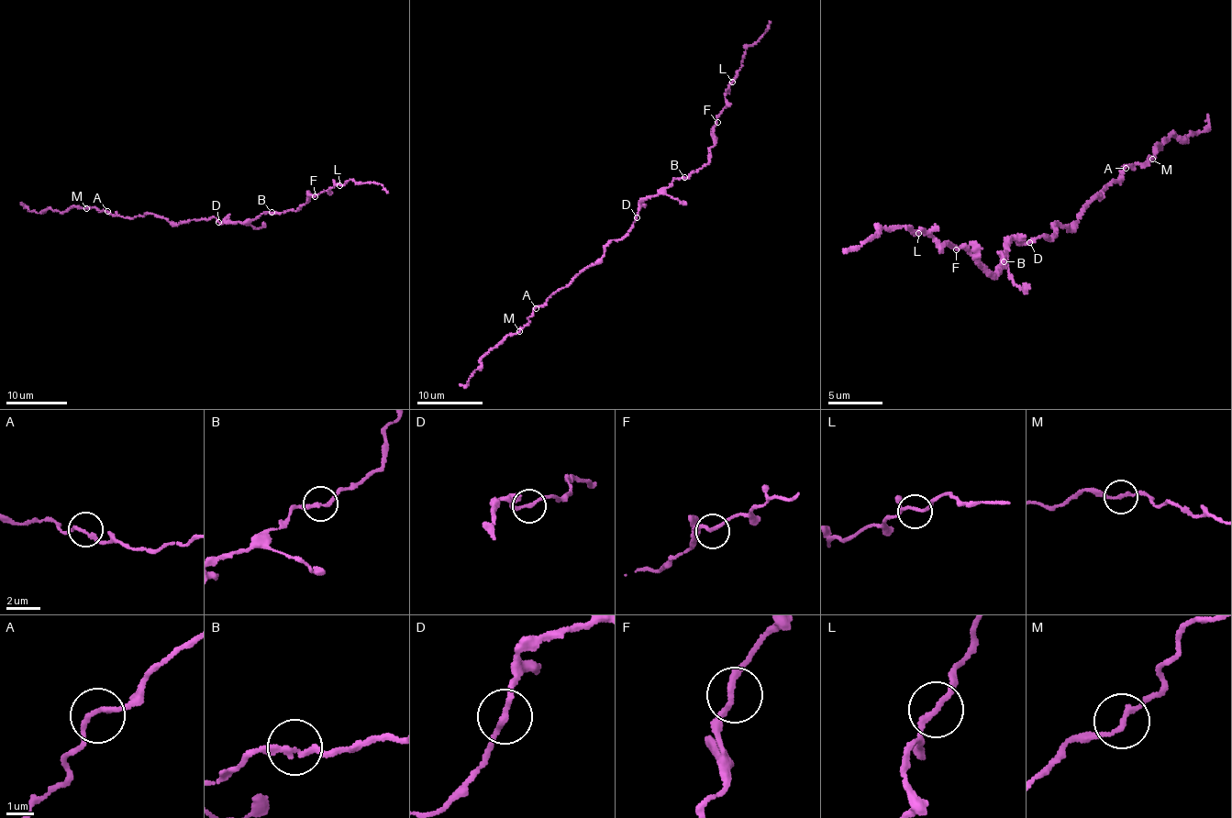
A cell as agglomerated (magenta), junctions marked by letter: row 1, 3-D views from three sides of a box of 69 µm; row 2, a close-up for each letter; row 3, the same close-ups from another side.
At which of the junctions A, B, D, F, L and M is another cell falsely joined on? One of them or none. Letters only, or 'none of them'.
none of them

